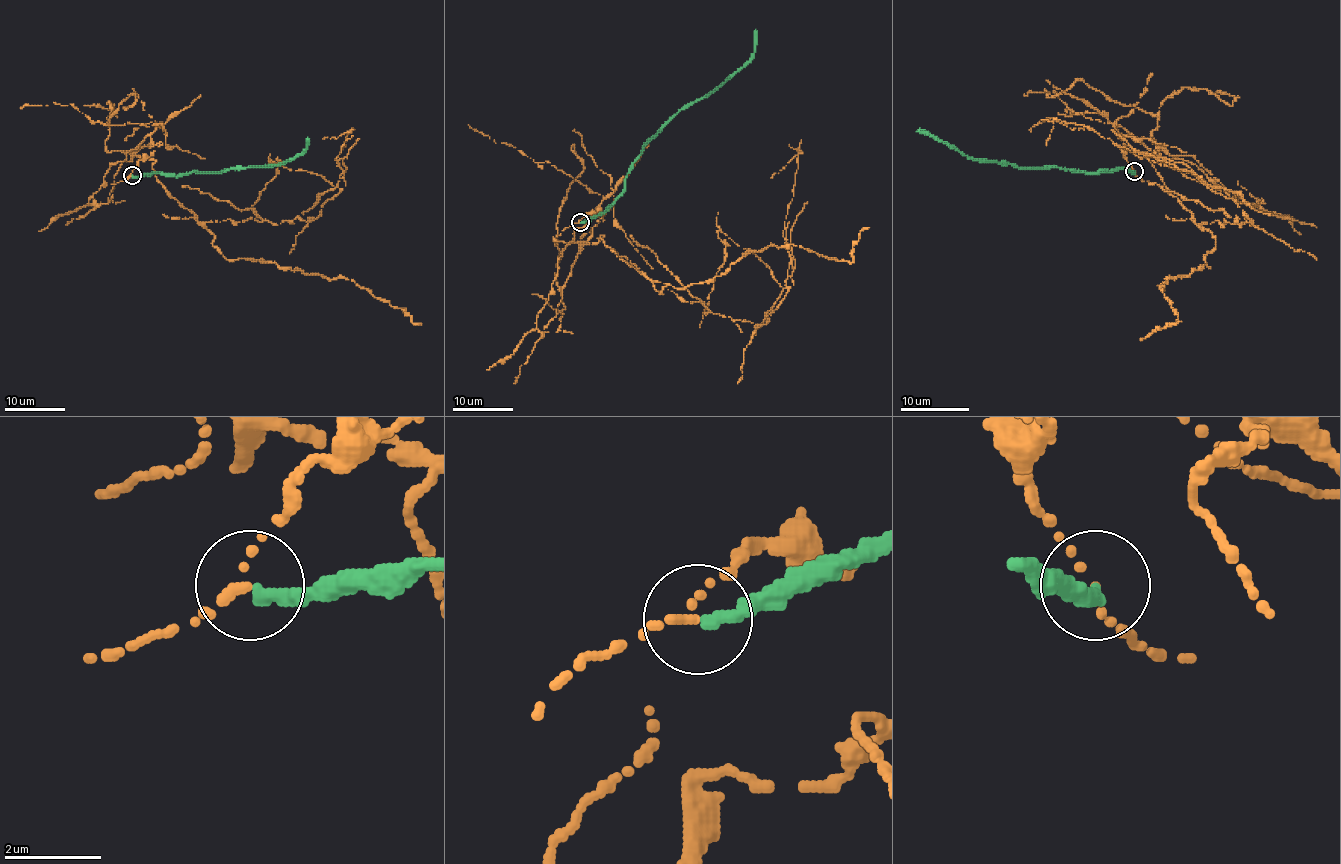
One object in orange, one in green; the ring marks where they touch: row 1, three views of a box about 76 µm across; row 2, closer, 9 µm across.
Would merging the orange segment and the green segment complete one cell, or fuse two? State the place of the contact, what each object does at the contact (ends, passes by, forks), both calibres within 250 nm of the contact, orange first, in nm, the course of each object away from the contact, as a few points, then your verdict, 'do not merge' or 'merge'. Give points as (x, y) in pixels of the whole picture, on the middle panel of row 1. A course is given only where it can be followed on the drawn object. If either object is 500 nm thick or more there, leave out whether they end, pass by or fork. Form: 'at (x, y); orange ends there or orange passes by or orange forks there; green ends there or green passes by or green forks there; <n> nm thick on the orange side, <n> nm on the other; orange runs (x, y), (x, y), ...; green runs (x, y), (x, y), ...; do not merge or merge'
at (580, 222); orange ends there; green ends there; 180 nm thick on the orange side, 320 nm on the other; orange runs (580, 223), (604, 212), (583, 244), (601, 235), (713, 313), (765, 324), (787, 286), (719, 230), (700, 327); green runs (580, 223), (595, 218), (616, 199), (641, 150), (681, 109), (706, 97), (733, 76), (754, 52), (755, 29); do not merge

